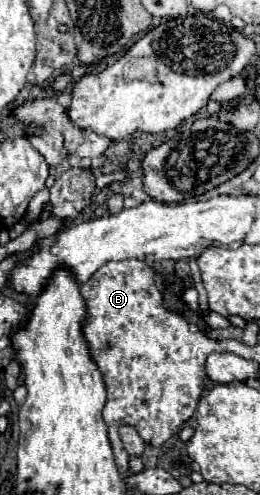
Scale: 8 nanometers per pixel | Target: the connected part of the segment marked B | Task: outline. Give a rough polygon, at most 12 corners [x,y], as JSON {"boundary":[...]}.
{"boundary":[[134,258],[82,284],[106,424],[162,446],[226,350]]}

